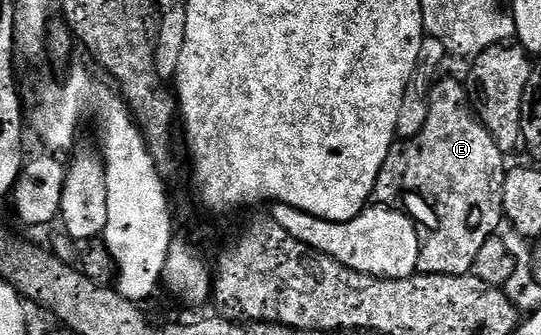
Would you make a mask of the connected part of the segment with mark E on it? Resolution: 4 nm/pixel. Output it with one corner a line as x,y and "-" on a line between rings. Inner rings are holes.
451,77
444,81
436,80
431,86
429,115
425,119
425,127
421,127
415,137
396,140
389,155
385,155
385,163
381,163
377,183
371,192
371,201
376,206
398,209
414,221
419,236
419,273
454,277
466,277
471,273
477,251
481,251
485,239
496,236
497,230
505,221
502,185
509,165
503,161
506,160
501,147
493,143
493,135
485,131
485,127
471,110
464,82
454,81

